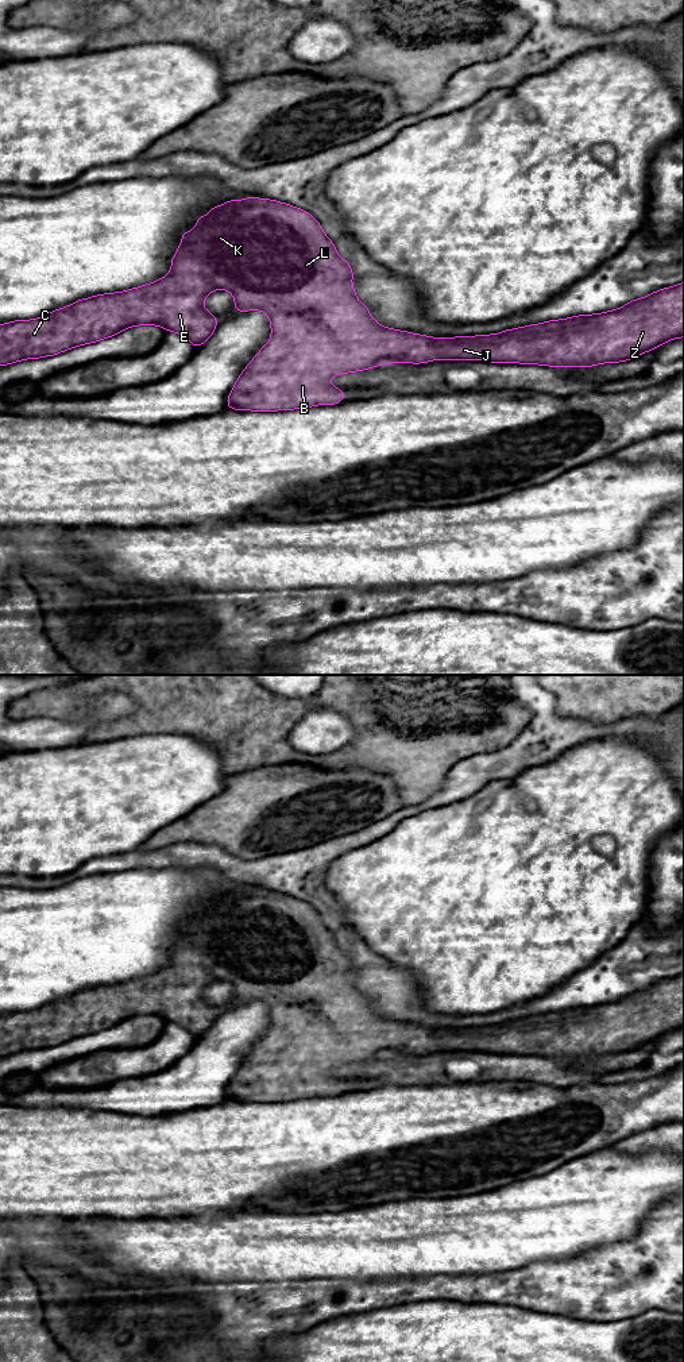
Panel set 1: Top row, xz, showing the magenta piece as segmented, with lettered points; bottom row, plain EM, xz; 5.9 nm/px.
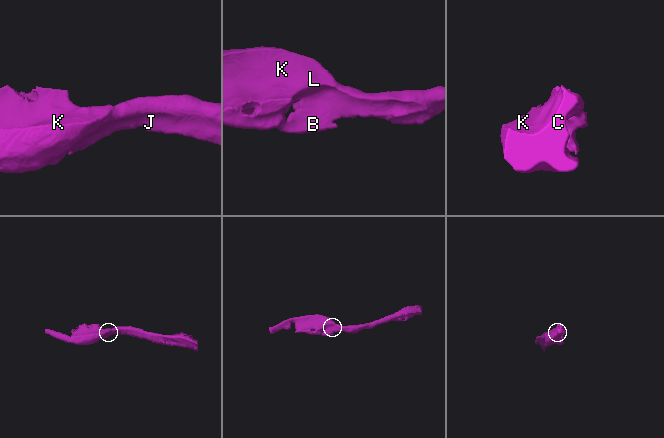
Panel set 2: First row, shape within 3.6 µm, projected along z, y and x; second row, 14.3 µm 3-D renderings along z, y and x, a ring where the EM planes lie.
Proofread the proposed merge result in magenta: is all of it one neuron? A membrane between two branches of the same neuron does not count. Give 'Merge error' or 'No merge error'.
No merge error

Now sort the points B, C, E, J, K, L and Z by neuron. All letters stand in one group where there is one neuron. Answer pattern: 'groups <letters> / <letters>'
groups B C E J K L Z

